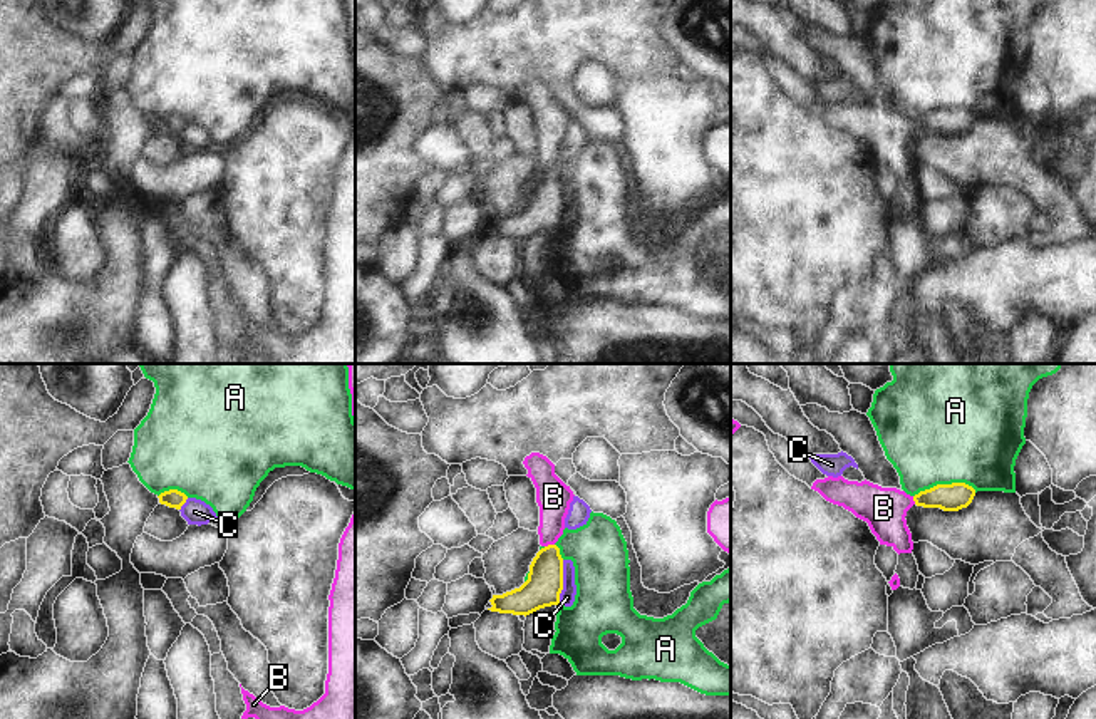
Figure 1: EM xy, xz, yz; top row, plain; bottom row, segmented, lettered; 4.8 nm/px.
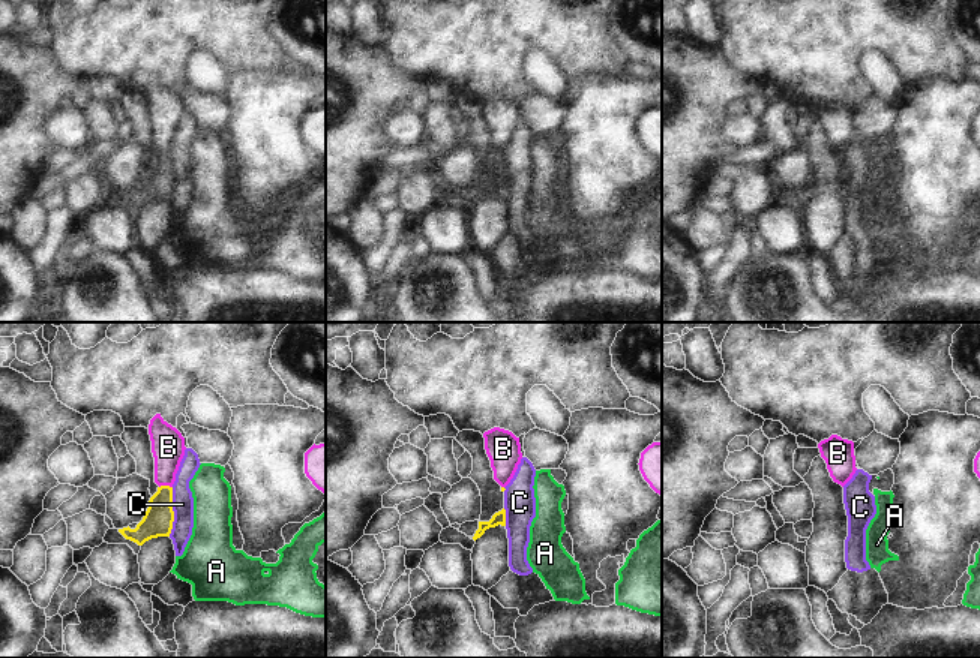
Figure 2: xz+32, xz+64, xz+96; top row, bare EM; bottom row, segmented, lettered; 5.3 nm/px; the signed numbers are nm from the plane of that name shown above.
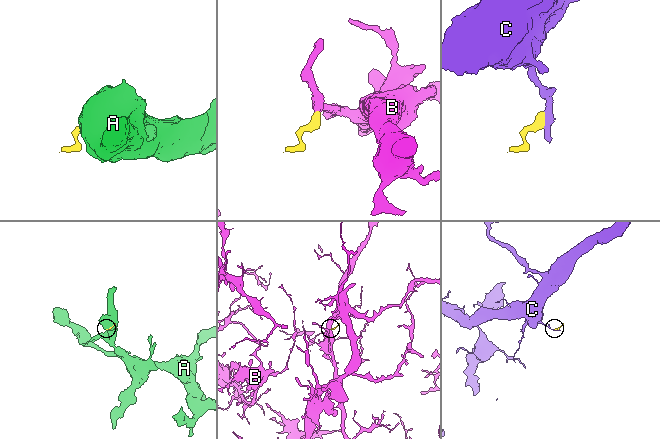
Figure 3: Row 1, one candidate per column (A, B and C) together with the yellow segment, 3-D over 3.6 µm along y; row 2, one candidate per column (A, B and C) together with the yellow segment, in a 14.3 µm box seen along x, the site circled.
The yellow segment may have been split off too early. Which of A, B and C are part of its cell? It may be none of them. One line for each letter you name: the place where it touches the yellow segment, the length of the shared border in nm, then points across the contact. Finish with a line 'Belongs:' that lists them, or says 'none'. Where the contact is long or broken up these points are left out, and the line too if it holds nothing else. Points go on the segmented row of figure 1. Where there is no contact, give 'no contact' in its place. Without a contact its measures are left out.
B: contact xz (548, 545); length 50 nm; way xz (545, 580), (548, 545), (553, 496)
Belongs: B

